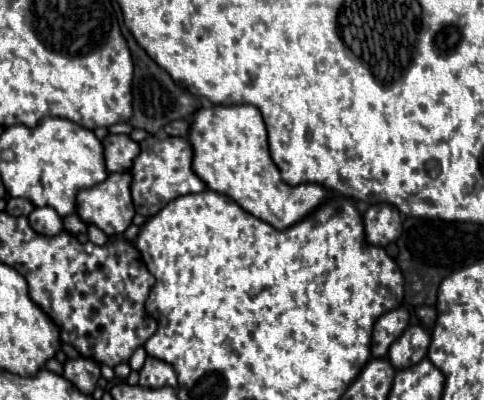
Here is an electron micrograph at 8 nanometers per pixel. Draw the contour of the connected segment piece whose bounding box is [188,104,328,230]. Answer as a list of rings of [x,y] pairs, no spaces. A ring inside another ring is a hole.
[[[250,104],[200,108],[192,114],[188,140],[194,152],[194,174],[214,192],[230,196],[248,214],[272,224],[274,228],[288,228],[308,216],[316,204],[326,198],[326,188],[320,184],[288,186],[270,158],[268,136],[262,114]]]

